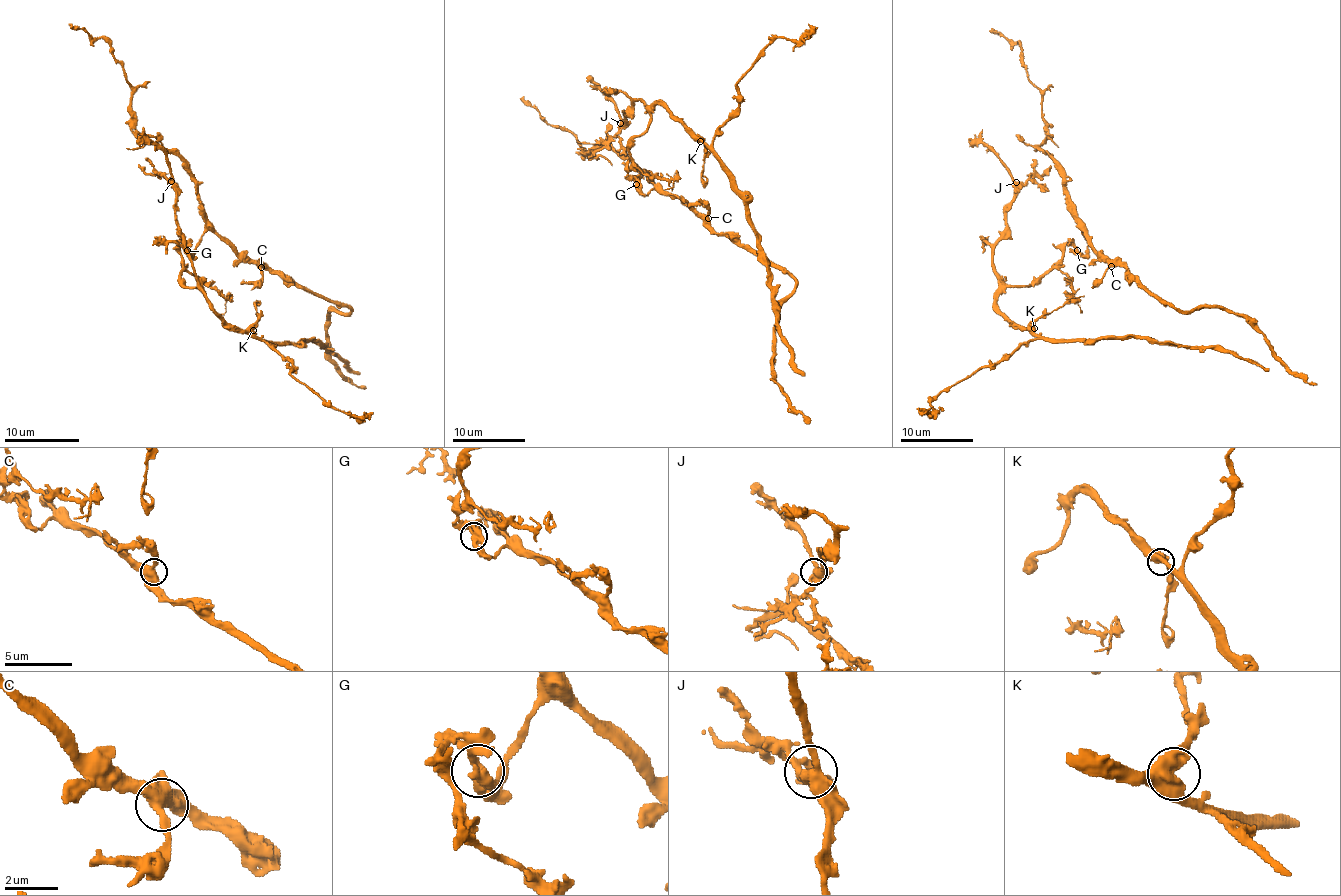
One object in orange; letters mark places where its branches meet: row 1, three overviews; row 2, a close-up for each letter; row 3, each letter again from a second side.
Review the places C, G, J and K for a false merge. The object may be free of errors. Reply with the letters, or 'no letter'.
G

